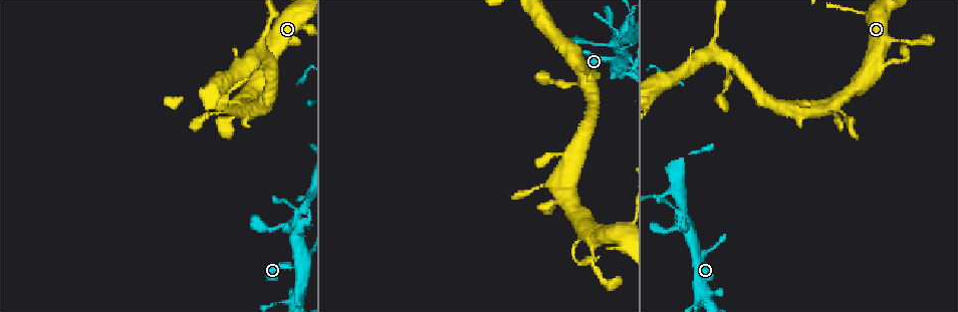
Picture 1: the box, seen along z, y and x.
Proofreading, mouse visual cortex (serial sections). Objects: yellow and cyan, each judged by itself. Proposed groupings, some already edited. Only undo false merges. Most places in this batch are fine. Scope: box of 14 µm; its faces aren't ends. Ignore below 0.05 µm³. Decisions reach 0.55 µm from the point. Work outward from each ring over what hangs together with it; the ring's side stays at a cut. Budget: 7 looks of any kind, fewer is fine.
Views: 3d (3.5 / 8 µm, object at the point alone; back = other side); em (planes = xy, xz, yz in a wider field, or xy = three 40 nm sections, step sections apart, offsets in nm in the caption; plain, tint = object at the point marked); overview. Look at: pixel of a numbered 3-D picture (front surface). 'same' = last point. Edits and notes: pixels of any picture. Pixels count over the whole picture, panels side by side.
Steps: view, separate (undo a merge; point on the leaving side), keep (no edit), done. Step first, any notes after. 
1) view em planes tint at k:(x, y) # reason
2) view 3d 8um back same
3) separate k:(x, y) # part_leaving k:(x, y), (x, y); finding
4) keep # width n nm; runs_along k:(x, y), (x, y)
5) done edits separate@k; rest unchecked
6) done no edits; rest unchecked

view 3d 3.5um at 1:(295, 268)

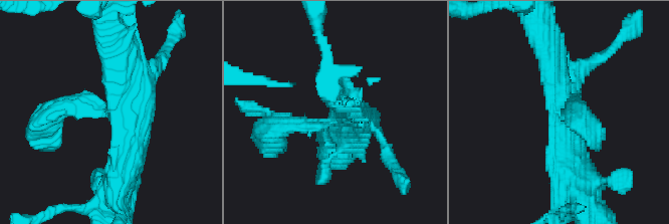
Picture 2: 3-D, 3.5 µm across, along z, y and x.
view em xy step 1 tint at 2:(114, 108) # shape alone is not enough

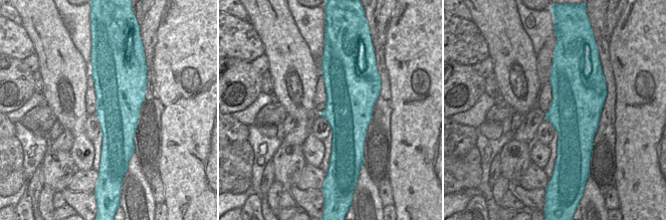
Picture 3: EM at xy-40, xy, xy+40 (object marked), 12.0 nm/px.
keep # runs_along 2:(52, 116), (115, 109), (118, 44); all the same cell

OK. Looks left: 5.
view 3d 3.5um at 1:(297, 217)

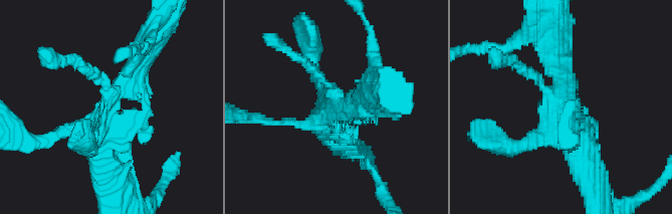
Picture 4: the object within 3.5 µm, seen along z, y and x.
view em planes tint at 4:(562, 106)

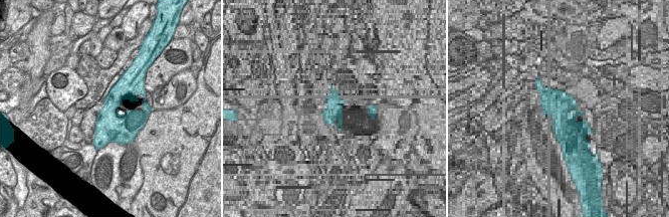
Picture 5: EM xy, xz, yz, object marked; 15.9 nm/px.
keep # runs_along 4:(103, 163), (97, 120), (141, 49); all the same cell

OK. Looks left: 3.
view 3d 8um back at 1:(592, 255) # thick turns thin

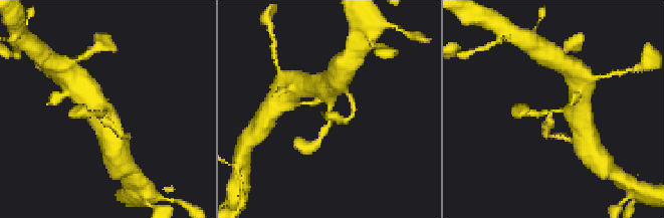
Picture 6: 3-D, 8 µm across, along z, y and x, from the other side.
view 3d 3.5um at 6:(326, 116) # zoom in

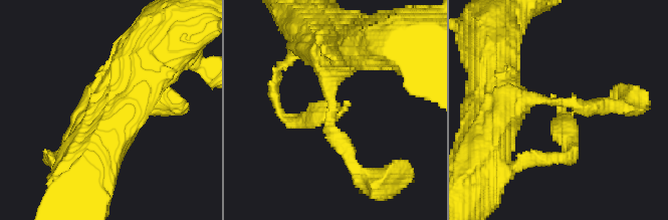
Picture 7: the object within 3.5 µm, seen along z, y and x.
view em xy step 3 tint at 7:(553, 98)

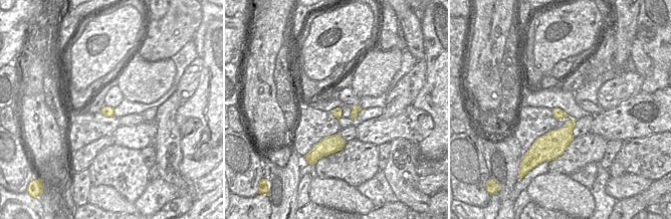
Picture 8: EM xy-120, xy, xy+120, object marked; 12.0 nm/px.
keep # runs_along 7:(349, 42), (329, 63), (329, 130), (352, 161); continuous, no second cell

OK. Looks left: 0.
done no edits; rest unchecked

